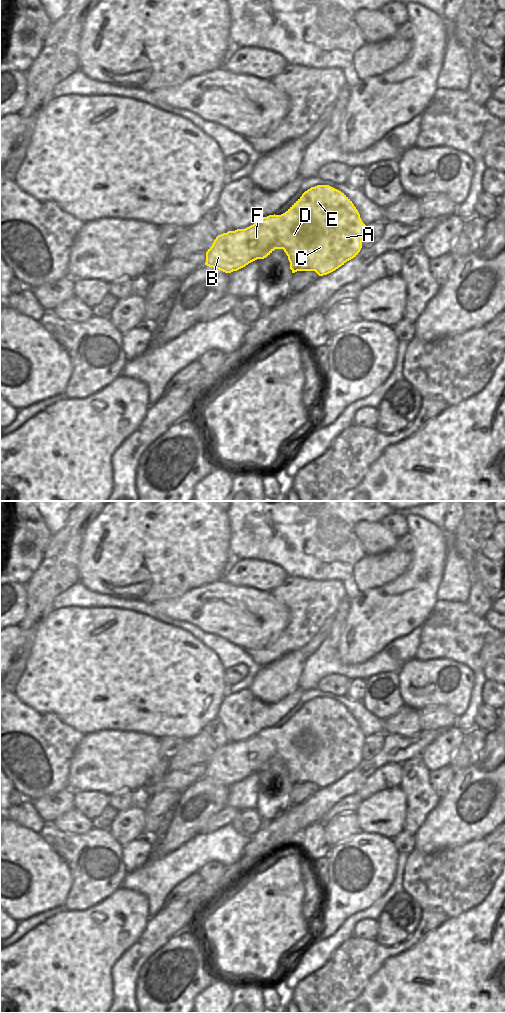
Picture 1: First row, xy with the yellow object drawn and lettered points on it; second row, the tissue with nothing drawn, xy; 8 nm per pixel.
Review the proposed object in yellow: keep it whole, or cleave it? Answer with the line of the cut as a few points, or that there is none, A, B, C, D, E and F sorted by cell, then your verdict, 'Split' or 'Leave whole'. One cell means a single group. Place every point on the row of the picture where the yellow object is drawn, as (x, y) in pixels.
No split. Groups: A B C D E F. Leave whole.

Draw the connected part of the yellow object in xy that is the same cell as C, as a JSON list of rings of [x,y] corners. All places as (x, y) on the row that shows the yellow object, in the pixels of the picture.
[[[317,185],[305,191],[285,213],[269,215],[245,229],[237,229],[218,235],[206,252],[205,265],[225,273],[231,273],[257,259],[266,258],[275,249],[283,249],[288,256],[292,273],[315,271],[319,276],[323,276],[335,271],[358,255],[362,248],[365,226],[358,210],[344,193],[329,185]]]

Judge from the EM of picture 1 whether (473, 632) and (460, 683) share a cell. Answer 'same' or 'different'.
different

